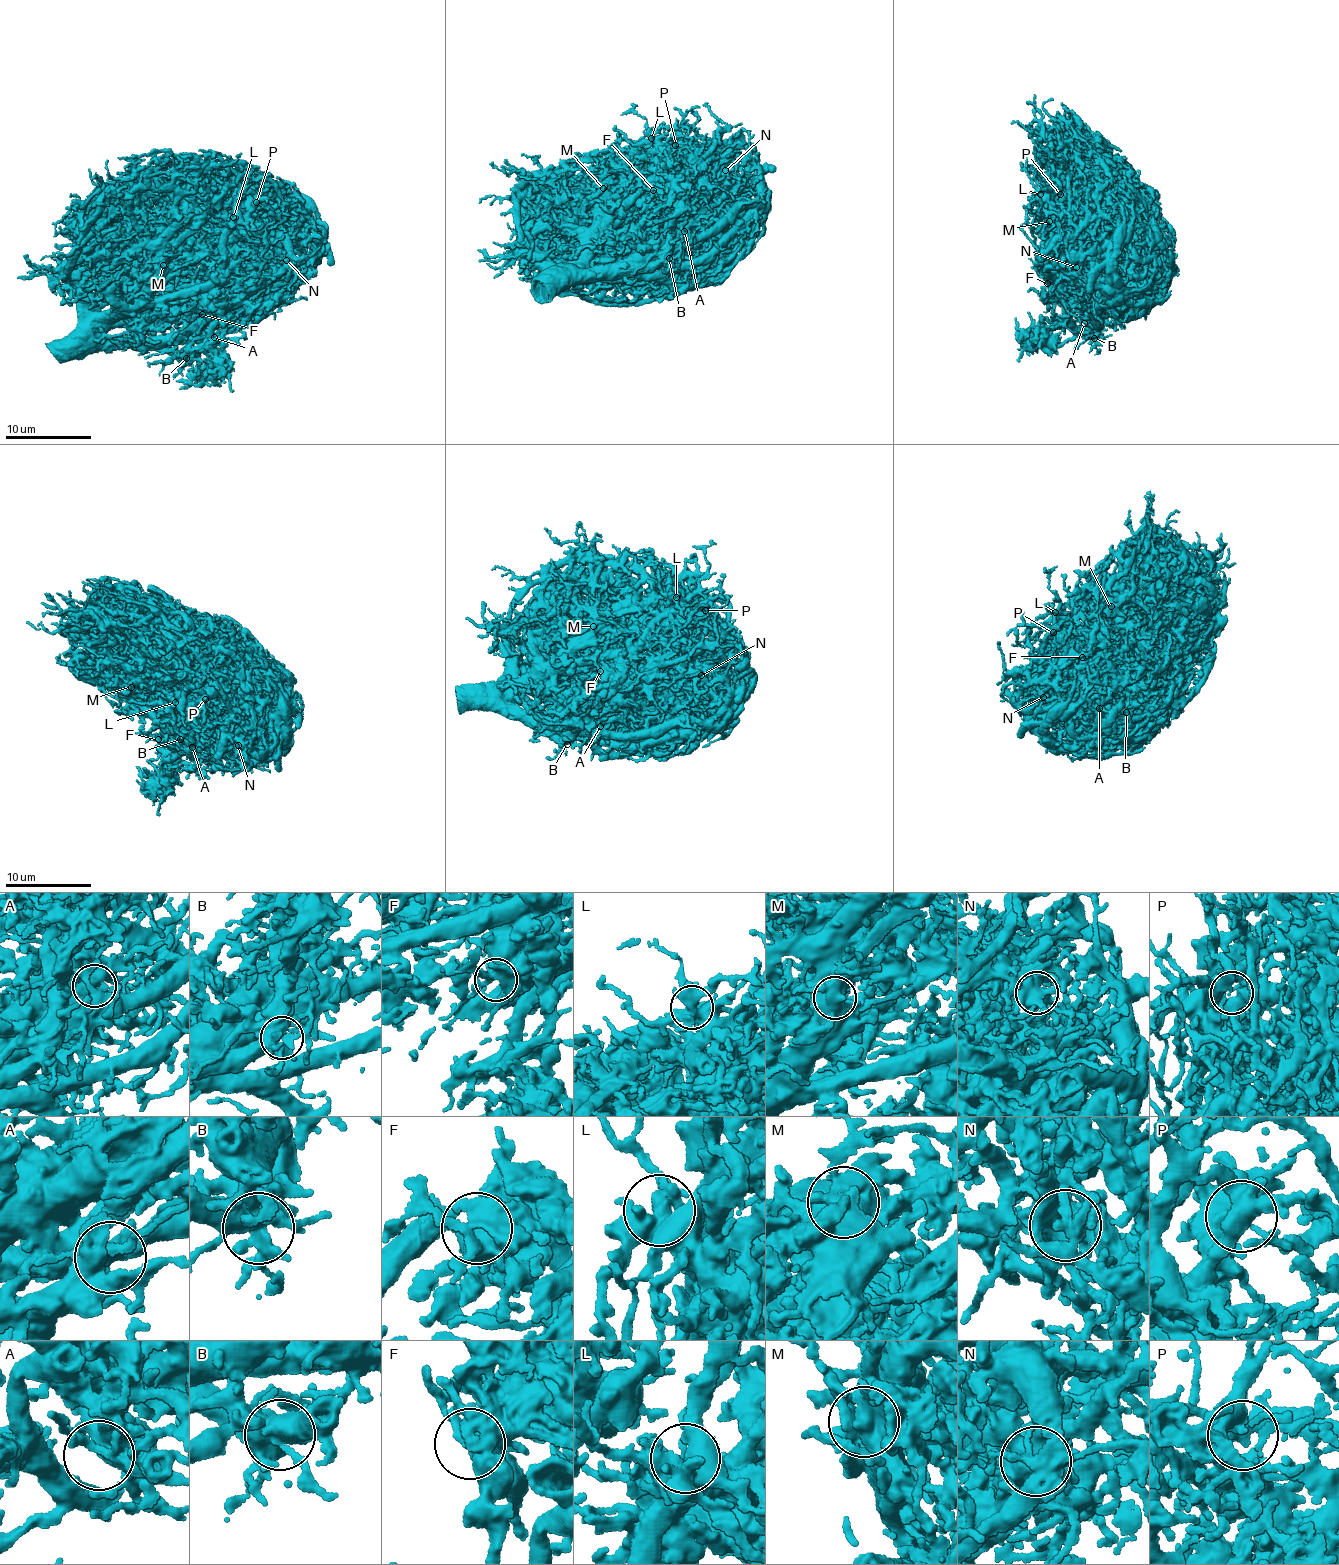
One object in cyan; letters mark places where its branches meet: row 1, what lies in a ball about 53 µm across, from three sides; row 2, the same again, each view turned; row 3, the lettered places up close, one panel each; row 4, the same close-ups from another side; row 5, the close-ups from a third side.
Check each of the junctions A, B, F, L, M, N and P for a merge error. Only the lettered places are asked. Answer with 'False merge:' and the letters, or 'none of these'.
False merge: none of these

